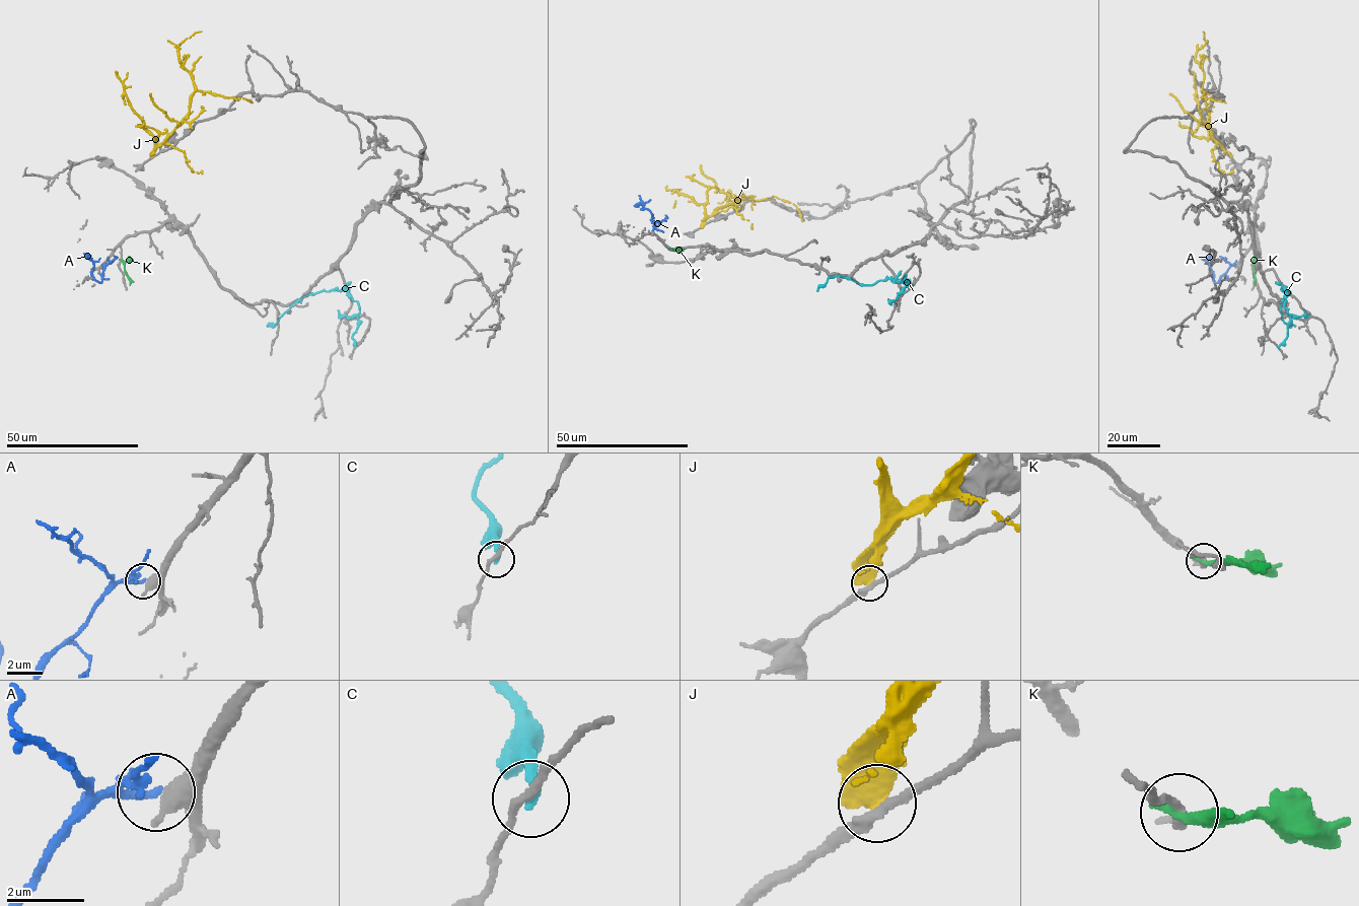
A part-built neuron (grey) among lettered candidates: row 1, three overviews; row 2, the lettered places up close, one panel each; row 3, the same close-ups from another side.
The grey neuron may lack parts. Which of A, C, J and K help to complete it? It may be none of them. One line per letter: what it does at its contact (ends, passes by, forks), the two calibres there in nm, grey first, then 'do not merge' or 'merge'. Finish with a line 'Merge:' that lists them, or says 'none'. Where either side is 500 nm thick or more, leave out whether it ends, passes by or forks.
A: it ends there; 400 nm thick on the grey side, 220 nm on the other; merge
C: it ends there; 200 nm thick on the grey side, 280 nm on the other; do not merge
J: 280 nm thick on the grey side, 650 nm on the other; do not merge
K: it ends there; 190 nm thick on the grey side, 360 nm on the other; do not merge
Merge: A

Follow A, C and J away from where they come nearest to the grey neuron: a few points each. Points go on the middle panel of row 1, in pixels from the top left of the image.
A: (652, 231), (652, 214), (642, 208), (642, 202), (634, 205)
C: (906, 274), (903, 282), (909, 285), (909, 280), (887, 278), (860, 285), (841, 276), (829, 277), (817, 291)
J: (703, 226), (718, 208), (744, 198), (735, 198), (728, 191), (730, 201), (752, 199)

